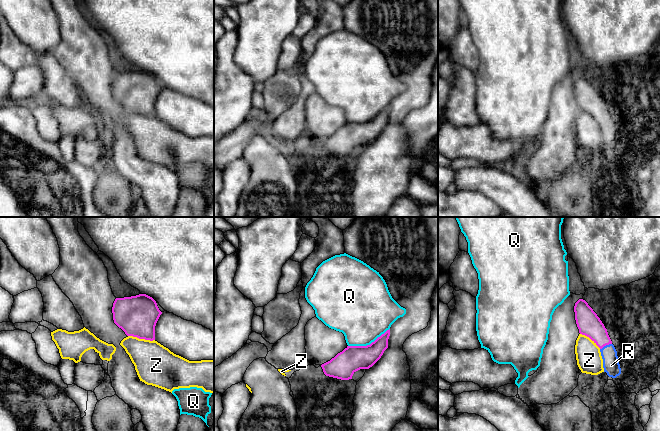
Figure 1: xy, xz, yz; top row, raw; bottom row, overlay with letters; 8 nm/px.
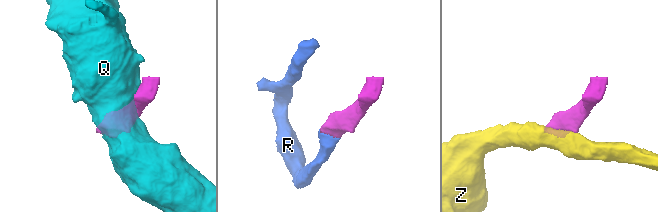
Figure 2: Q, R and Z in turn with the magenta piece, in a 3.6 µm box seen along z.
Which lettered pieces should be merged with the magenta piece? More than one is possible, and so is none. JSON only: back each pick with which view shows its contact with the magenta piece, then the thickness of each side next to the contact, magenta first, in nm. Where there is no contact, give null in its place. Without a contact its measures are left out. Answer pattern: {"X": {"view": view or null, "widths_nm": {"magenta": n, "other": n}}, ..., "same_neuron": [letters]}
{"R": {"view": "yz", "widths_nm": {"magenta": 190, "other": 130}}, "same_neuron": ["R"]}

